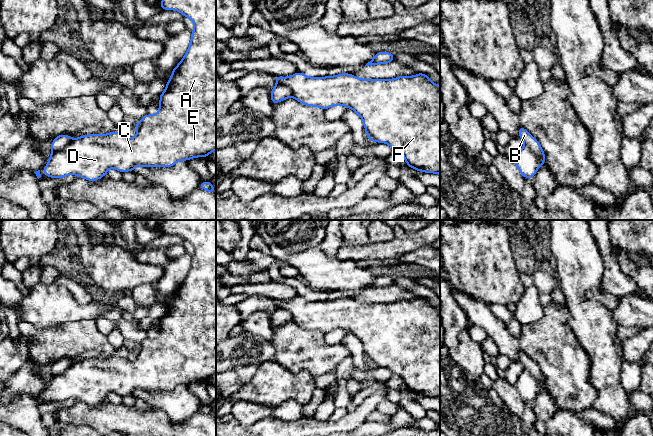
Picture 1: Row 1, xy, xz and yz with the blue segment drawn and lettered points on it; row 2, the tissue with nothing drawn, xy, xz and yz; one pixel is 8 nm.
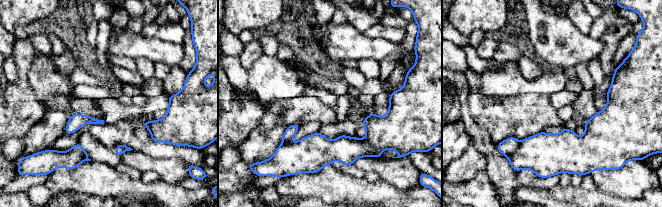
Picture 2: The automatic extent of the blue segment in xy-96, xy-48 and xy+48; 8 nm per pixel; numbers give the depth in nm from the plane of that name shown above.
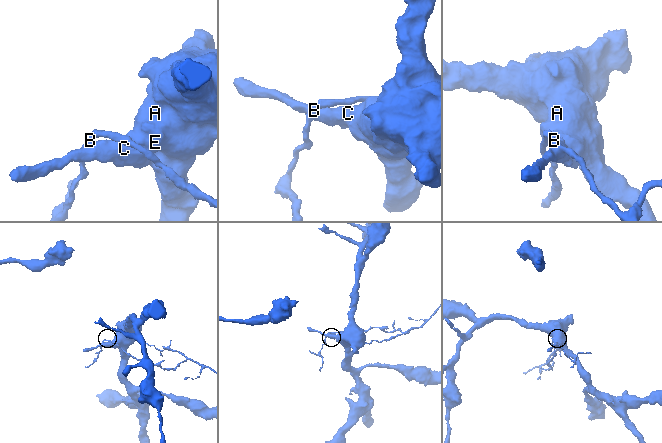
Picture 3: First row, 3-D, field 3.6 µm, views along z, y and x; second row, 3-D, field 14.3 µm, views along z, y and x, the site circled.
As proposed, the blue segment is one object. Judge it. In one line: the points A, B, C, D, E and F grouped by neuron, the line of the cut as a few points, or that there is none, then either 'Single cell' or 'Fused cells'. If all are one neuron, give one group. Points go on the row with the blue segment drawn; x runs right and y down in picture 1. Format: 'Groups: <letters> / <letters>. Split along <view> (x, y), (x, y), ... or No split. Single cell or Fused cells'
Groups: A C D E F / B. Split along xy (72, 139), (62, 149), (52, 152). Fused cells

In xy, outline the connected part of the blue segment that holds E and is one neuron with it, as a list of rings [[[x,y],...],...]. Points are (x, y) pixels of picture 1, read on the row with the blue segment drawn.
[[[162,0],[163,10],[176,10],[194,23],[190,46],[172,70],[172,76],[166,83],[165,91],[159,96],[159,112],[147,114],[135,124],[137,134],[134,138],[112,131],[109,134],[89,134],[72,139],[61,151],[52,152],[44,173],[50,177],[77,175],[86,180],[101,179],[110,168],[121,173],[134,171],[136,166],[172,167],[180,160],[188,161],[195,157],[207,157],[216,150],[216,0]]]

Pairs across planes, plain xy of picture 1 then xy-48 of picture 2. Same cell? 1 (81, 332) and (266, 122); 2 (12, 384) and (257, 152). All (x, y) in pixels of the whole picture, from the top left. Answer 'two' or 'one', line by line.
1: one
2: one

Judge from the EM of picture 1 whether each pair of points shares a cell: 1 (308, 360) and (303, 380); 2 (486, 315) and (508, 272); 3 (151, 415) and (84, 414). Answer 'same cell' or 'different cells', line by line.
1: different cells
2: different cells
3: same cell

